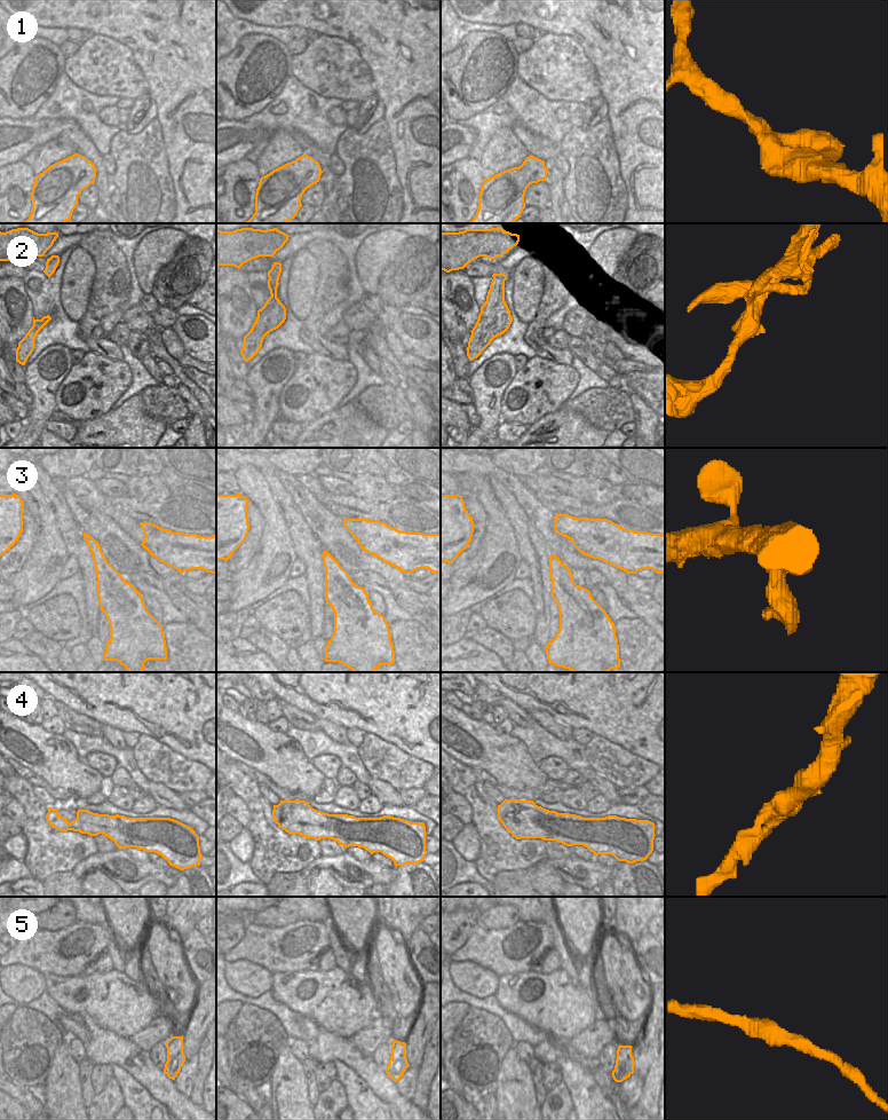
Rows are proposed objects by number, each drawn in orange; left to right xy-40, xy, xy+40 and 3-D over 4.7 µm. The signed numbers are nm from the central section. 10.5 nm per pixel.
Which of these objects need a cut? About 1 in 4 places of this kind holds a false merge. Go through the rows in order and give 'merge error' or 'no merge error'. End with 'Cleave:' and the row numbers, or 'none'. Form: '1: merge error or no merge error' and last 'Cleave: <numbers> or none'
1: no merge error
2: merge error
3: no merge error
4: no merge error
5: no merge error
Cleave: 2

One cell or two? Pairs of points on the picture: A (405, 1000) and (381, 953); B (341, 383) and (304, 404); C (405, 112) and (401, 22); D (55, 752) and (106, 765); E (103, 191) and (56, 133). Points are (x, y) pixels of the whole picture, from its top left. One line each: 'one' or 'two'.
A: one
B: one
C: one
D: two
E: one

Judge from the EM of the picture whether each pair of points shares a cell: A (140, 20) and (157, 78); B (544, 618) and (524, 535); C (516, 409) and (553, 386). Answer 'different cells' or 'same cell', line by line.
A: same cell
B: same cell
C: same cell

